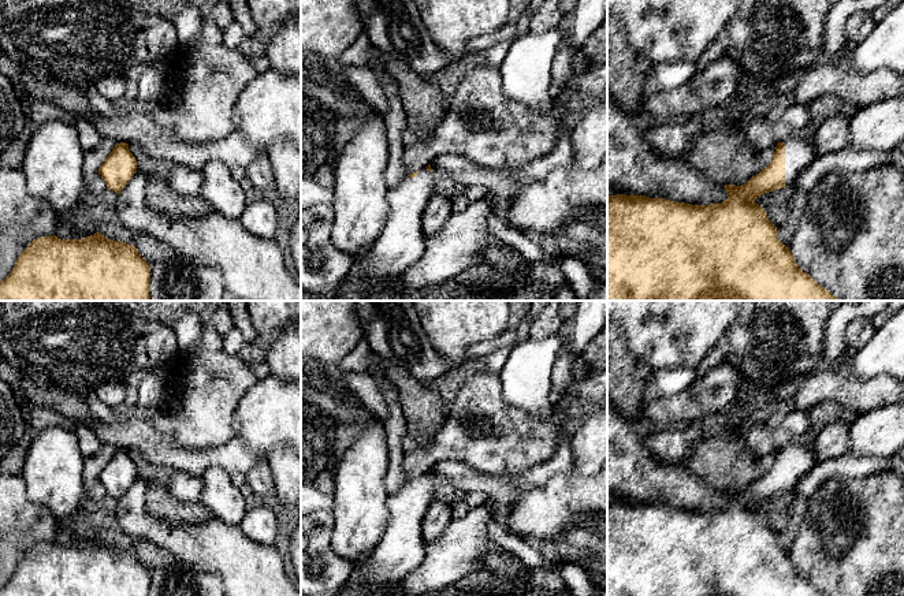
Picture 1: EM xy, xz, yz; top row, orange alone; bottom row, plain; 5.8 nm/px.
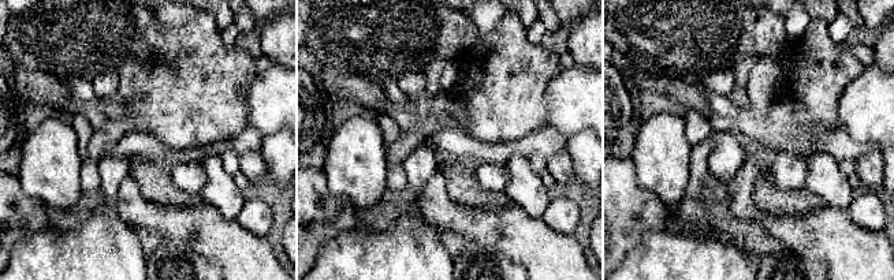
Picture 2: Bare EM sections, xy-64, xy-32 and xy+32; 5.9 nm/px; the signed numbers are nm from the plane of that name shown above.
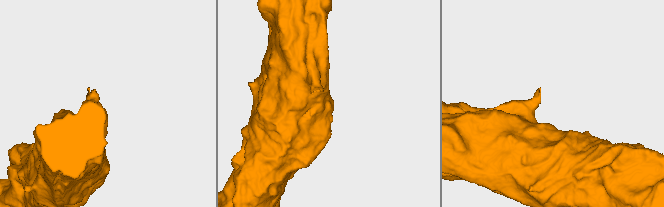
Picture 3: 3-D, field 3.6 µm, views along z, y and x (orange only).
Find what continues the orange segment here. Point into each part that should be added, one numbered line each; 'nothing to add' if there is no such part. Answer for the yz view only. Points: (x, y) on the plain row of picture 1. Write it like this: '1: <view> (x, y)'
1: yz (799, 461)

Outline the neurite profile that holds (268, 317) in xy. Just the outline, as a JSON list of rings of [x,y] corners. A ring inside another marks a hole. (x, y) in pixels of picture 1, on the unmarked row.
[[[246,301],[257,336],[274,340],[289,324],[301,321],[301,301]]]

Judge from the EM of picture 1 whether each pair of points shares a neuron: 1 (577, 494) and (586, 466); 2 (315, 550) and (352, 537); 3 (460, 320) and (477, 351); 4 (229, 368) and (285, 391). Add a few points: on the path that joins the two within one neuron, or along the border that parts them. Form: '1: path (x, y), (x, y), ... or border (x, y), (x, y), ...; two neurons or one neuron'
1: border (575, 465), (580, 475), (592, 476); two neurons
2: border (334, 513), (331, 547), (354, 565); two neurons
3: border (491, 339), (475, 343), (460, 360), (445, 357); two neurons
4: border (257, 379), (238, 405); two neurons

